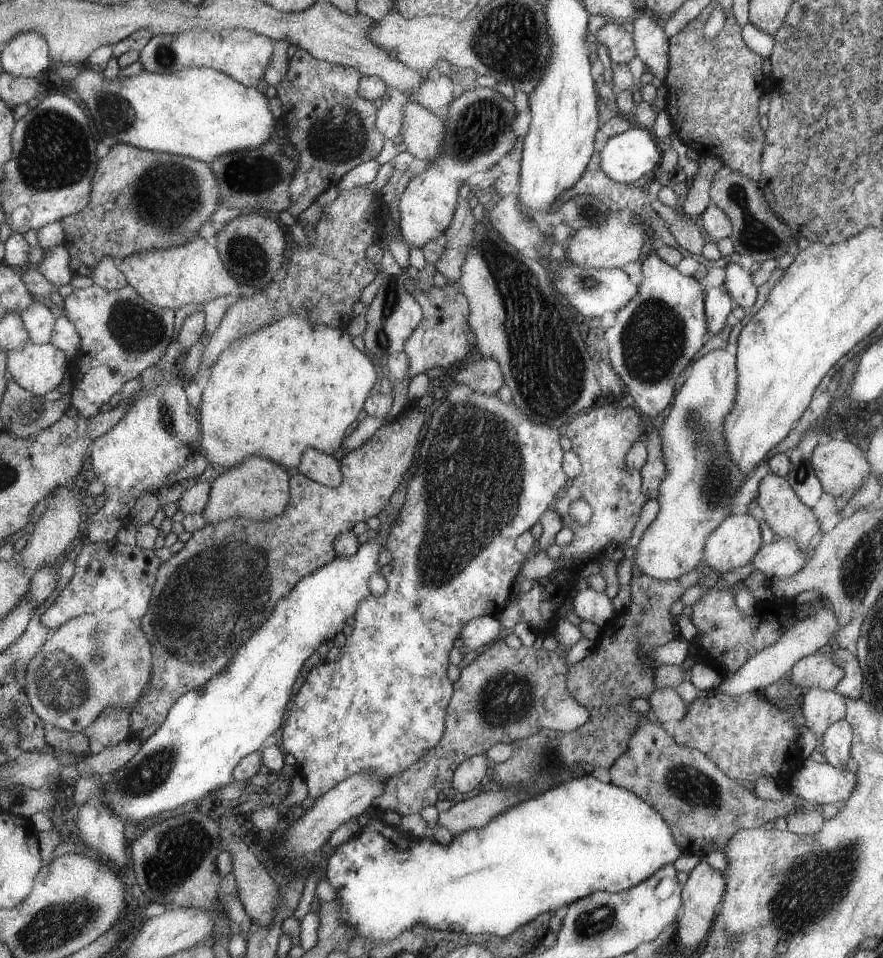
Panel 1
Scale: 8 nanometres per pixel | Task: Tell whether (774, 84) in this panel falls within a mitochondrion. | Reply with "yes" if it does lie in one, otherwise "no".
no

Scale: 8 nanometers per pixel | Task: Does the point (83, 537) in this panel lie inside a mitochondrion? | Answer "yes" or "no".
no

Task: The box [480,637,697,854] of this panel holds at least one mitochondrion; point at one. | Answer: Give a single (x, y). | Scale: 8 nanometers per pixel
(551, 749)

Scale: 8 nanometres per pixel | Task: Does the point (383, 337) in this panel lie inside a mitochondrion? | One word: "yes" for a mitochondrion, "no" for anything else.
yes

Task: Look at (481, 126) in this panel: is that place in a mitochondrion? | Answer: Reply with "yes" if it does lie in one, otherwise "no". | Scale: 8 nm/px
yes

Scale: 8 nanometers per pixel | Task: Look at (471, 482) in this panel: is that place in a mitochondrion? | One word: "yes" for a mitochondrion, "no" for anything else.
yes

